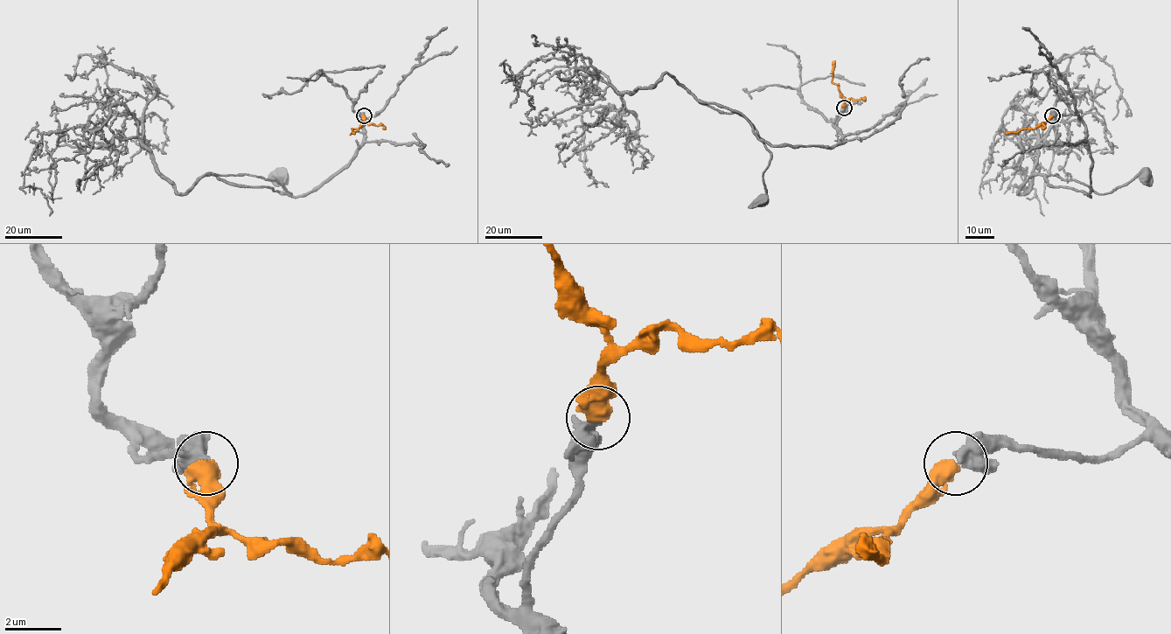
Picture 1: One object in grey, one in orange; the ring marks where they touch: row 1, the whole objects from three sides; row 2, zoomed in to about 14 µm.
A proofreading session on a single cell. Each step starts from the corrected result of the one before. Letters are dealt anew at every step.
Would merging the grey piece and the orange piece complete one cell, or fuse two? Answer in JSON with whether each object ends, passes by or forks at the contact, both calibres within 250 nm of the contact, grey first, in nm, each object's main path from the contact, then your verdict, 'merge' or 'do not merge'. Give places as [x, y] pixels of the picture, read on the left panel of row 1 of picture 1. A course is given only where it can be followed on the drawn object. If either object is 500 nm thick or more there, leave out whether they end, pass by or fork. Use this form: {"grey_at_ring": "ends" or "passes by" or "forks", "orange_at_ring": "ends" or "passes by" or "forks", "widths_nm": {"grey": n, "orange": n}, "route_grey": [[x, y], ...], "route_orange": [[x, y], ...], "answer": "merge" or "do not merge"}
{"widths_nm": {"grey": 550, "orange": 650}, "route_grey": [[364, 114], [357, 113], [357, 154], [305, 195], [217, 176], [275, 180], [290, 194], [282, 175]], "route_orange": [[364, 115], [364, 123], [358, 128], [351, 128], [355, 133]], "answer": "merge"}

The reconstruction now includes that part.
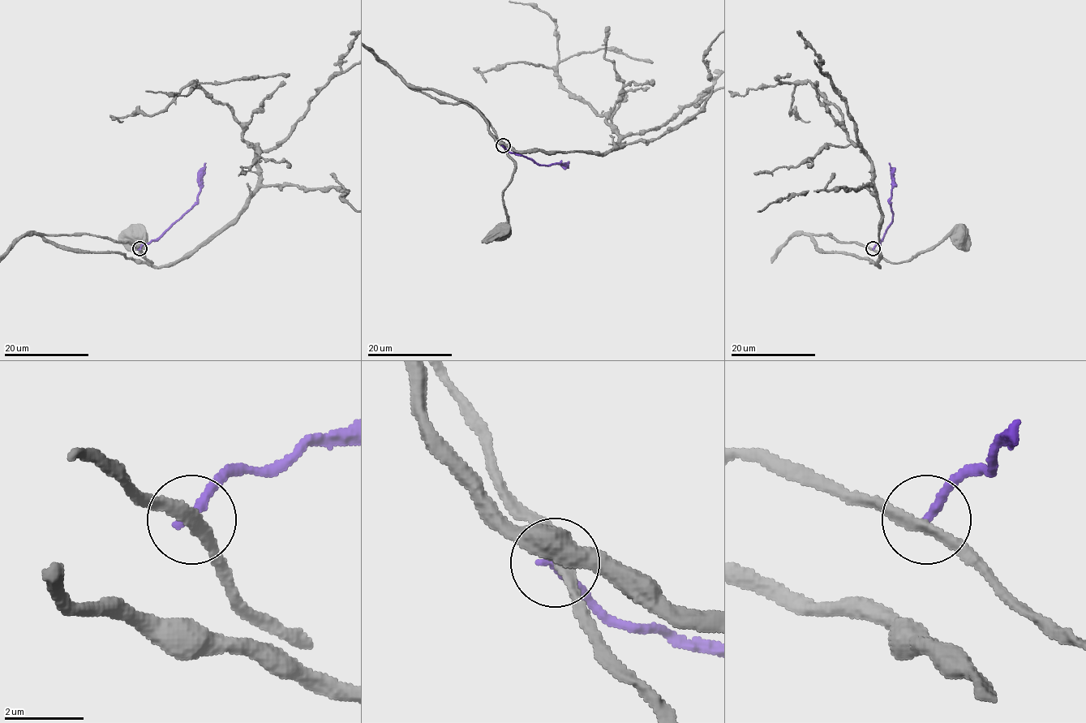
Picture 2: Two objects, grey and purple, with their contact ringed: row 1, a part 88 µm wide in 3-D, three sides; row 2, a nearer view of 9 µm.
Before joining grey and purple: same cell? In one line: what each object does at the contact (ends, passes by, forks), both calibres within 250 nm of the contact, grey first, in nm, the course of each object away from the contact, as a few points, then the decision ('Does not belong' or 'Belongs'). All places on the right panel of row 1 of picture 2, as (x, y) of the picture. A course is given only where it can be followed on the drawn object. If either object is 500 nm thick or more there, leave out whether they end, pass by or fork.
At the ring grey passes by. At the ring purple ends. Thickness 240 nm (grey) against 240 nm. Course of grey: (872, 248), (889, 262), (899, 263), (920, 251), (933, 249), (948, 235), (955, 238), (959, 234). Course of purple: (873, 248), (882, 238), (892, 221), (890, 200), (892, 171), (889, 162). Does not belong

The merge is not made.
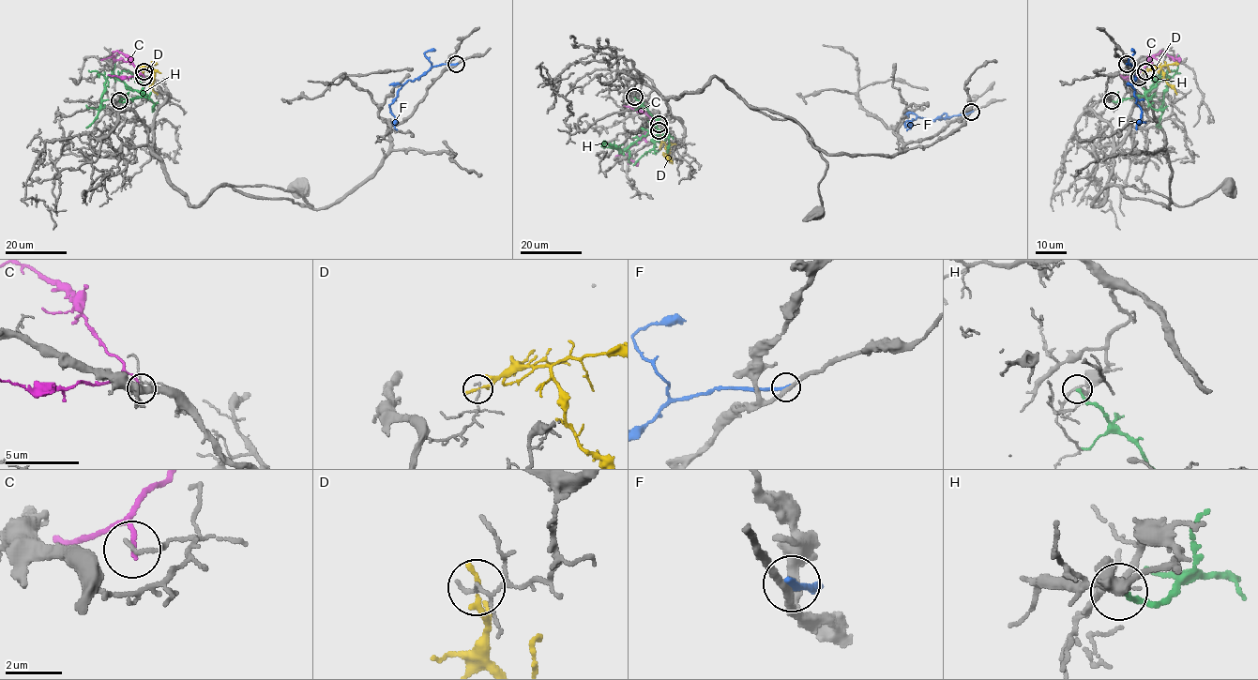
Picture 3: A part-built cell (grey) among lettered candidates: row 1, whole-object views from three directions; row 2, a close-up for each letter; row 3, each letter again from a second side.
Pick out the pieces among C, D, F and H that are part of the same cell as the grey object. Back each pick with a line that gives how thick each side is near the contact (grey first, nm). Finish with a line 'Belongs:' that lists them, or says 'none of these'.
Belongs: none of these

